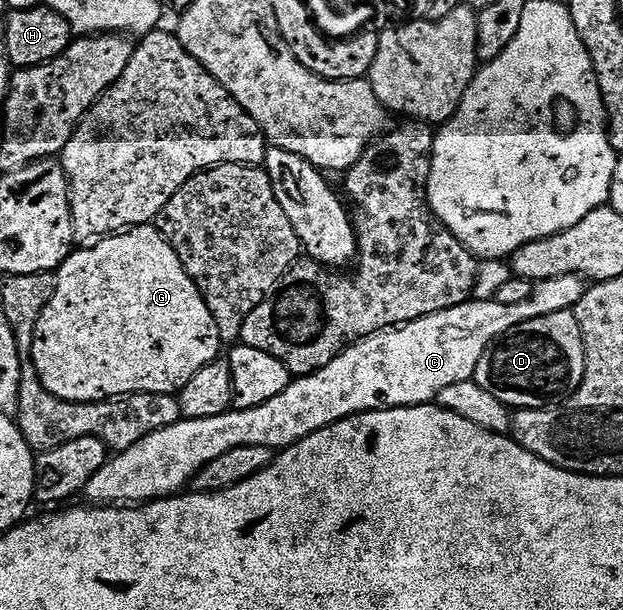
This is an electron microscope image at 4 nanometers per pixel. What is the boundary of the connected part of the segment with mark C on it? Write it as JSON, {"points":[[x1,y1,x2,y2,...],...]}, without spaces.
{"points":[[580,276,551,278,540,281,534,287,531,298,527,298,527,302,515,302,515,306,507,306,496,299,474,298,451,310,427,314,423,318,412,320,409,324,390,328,387,332,377,332,358,344,350,344,330,364,317,372,312,372,310,376,296,377,289,383,287,390,279,394,279,398,271,398,271,402,263,402,263,406,237,408,215,418,183,418,175,422,175,426,167,426,163,430,155,430,155,434,147,434,143,442,135,442,135,446,106,460,99,474,95,474,91,482,87,482,83,493,84,499,89,499,86,501,97,506,113,506,118,502,164,500,167,496,180,493,188,480,190,483,197,473,202,472,211,462,215,462,215,458,227,454,227,450,235,450,235,446,267,446,274,450,284,450,292,444,298,444,303,438,360,412,380,408,410,408,416,404,436,401,438,394,446,386,455,386,455,382,473,379,479,366,479,358,483,358,483,354,497,341,497,337,507,334,507,330,531,318,572,310,579,302,579,298,583,298,586,289,586,281]]}

